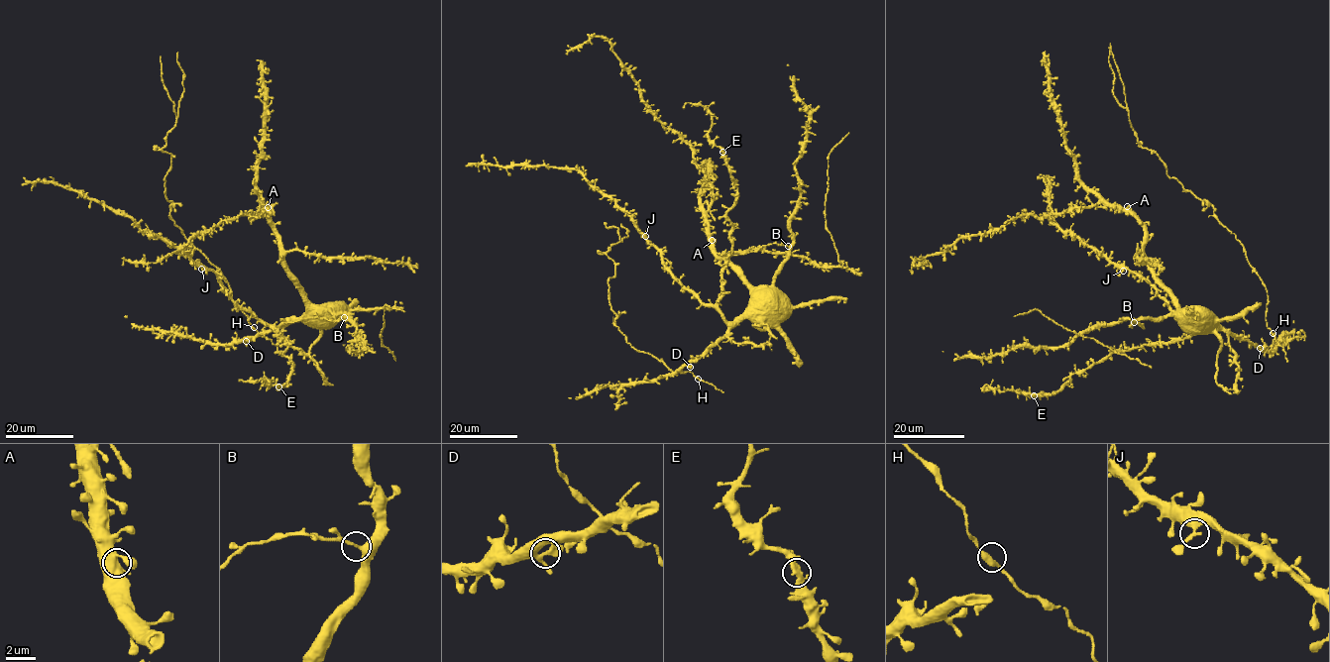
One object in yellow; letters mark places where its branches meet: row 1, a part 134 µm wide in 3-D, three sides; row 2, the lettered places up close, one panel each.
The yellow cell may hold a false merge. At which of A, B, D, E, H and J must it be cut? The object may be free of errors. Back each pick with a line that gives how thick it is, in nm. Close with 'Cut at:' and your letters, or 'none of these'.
B: 320 nm thick
Cut at: B

